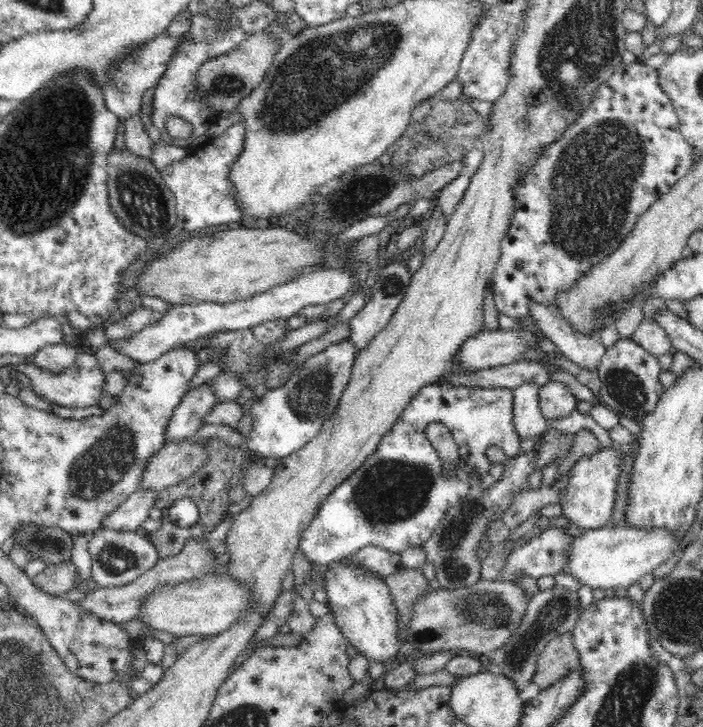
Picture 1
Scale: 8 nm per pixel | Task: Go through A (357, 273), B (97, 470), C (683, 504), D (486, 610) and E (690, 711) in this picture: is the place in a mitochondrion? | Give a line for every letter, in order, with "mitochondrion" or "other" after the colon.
A: other
B: mitochondrion
C: other
D: mitochondrion
E: other

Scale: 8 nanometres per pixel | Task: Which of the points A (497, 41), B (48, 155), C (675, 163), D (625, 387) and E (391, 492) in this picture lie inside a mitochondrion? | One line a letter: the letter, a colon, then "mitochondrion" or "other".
A: other
B: mitochondrion
C: other
D: mitochondrion
E: mitochondrion

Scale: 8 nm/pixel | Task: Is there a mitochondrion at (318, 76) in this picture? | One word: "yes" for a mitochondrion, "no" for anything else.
yes

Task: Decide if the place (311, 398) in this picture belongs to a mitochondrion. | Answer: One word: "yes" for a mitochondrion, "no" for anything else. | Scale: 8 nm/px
yes

